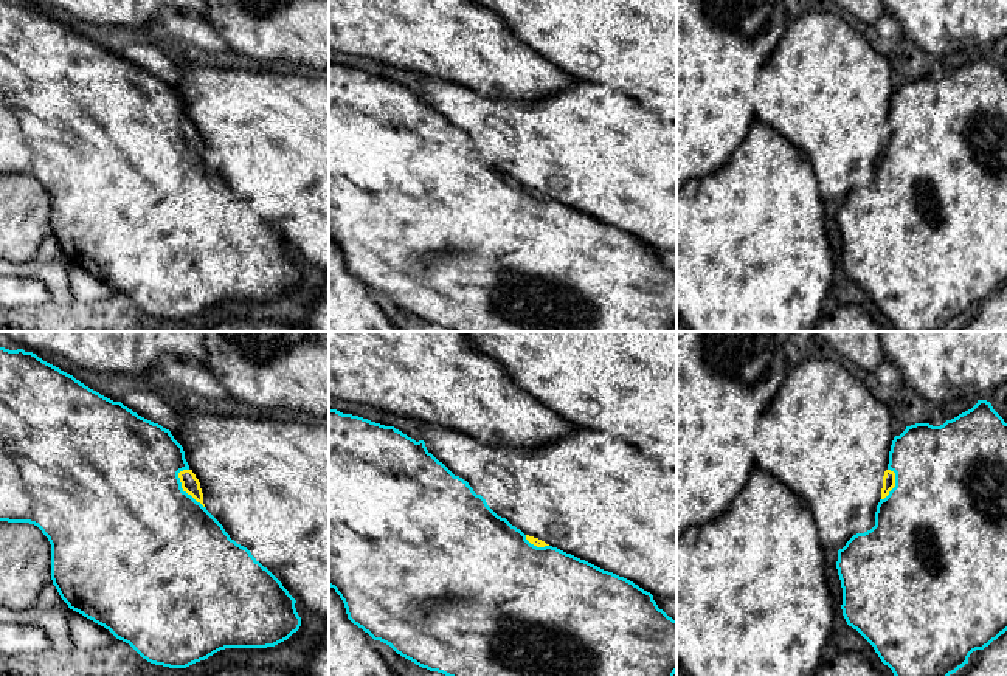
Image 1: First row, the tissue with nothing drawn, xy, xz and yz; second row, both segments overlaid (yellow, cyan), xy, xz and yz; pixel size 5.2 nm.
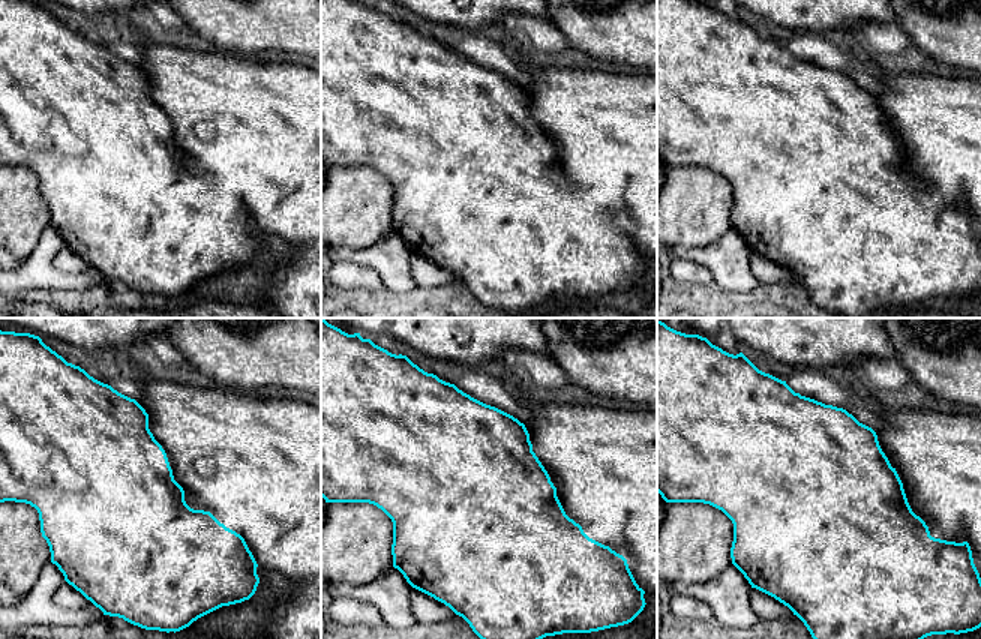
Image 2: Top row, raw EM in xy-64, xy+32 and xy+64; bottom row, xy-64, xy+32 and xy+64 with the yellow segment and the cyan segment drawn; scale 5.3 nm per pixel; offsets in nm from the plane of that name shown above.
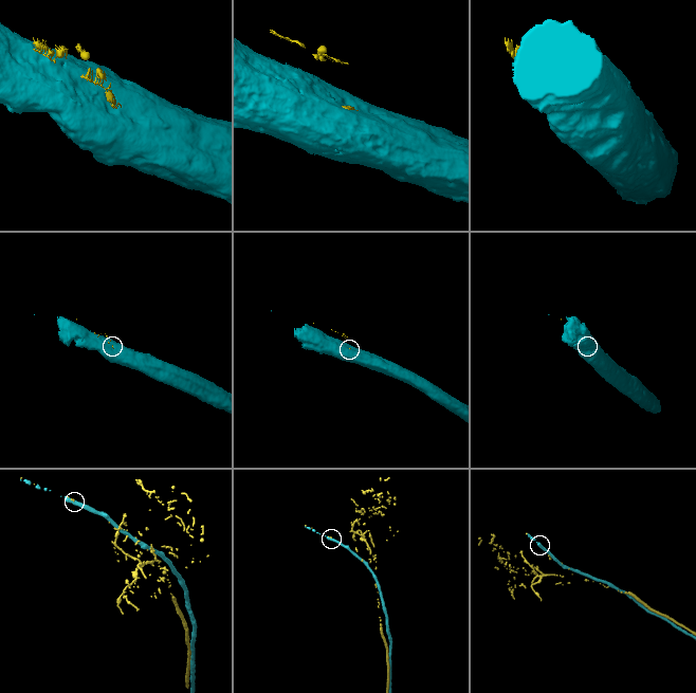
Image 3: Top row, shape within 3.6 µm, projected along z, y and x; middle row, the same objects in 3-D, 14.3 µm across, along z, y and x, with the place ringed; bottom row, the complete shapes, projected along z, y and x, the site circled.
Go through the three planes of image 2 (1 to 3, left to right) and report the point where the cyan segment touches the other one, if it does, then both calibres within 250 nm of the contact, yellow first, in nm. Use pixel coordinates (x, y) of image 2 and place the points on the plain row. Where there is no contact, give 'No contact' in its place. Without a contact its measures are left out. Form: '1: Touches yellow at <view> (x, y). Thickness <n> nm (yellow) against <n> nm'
1: No contact
2: No contact
3: No contact

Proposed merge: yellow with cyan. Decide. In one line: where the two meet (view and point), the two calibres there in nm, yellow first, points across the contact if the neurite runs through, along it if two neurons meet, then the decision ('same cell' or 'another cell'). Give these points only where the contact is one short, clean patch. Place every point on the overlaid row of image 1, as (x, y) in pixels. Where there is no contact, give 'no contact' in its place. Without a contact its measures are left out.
meets yellow in xy at (185, 490); 90 nm thick on the yellow side, 480 nm on the other; border along xy (180, 470), (180, 486), (204, 507); another cell

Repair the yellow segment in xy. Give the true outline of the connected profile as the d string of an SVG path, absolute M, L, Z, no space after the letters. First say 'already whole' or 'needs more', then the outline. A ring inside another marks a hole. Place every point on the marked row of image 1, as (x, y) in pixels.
needs more; M178 411L178 429L169 429L183 447L188 470L178 473L182 488L200 502L225 529L231 540L247 547L289 591L289 594L310 612L329 619L329 425L310 420L272 420L242 416Z

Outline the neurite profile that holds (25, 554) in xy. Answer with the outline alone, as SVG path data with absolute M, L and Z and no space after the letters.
M0 521L0 606L33 608L51 583L51 544L42 530Z

